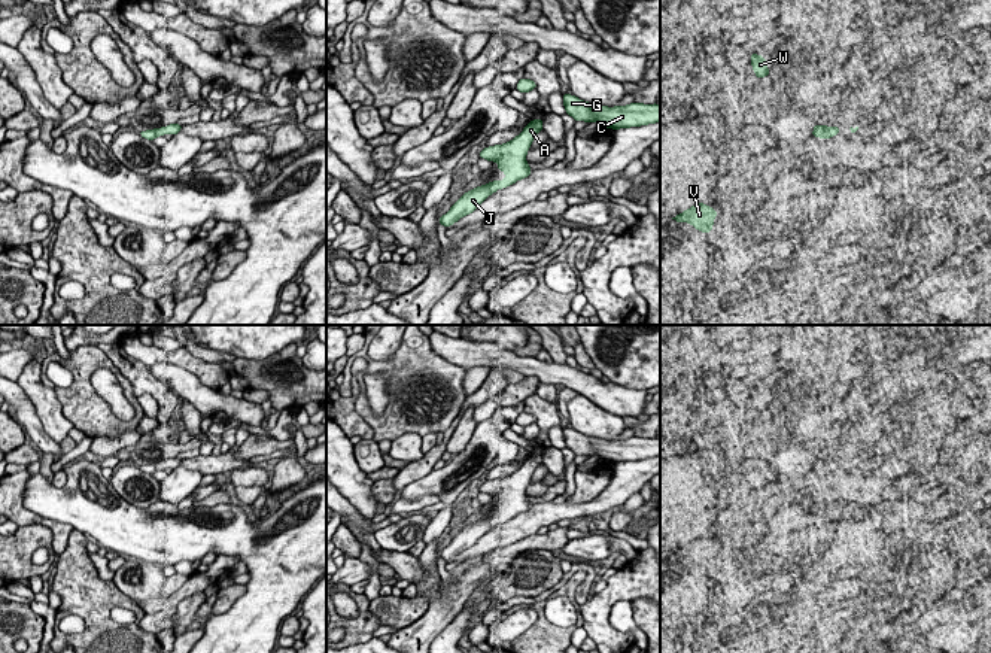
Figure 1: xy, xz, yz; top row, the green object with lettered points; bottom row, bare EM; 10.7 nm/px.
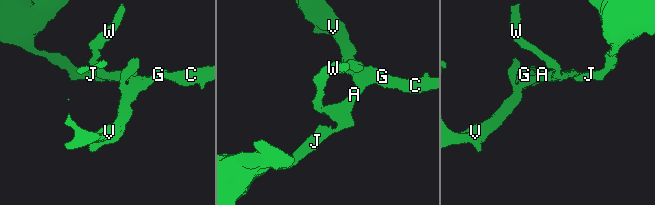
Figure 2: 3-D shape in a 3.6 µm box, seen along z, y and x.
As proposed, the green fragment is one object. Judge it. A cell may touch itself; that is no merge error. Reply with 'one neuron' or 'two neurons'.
one neuron

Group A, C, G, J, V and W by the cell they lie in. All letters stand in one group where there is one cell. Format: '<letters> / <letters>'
A C G J V W

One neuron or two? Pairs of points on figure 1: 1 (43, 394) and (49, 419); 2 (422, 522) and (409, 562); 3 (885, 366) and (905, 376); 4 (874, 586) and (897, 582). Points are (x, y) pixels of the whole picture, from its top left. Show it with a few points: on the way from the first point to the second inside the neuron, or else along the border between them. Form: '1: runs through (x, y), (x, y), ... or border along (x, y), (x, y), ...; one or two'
1: runs through (45, 400), (49, 413); one
2: border along (382, 547), (406, 552); two
3: runs through (890, 367), (900, 374); one
4: runs through (879, 586), (891, 585); one

